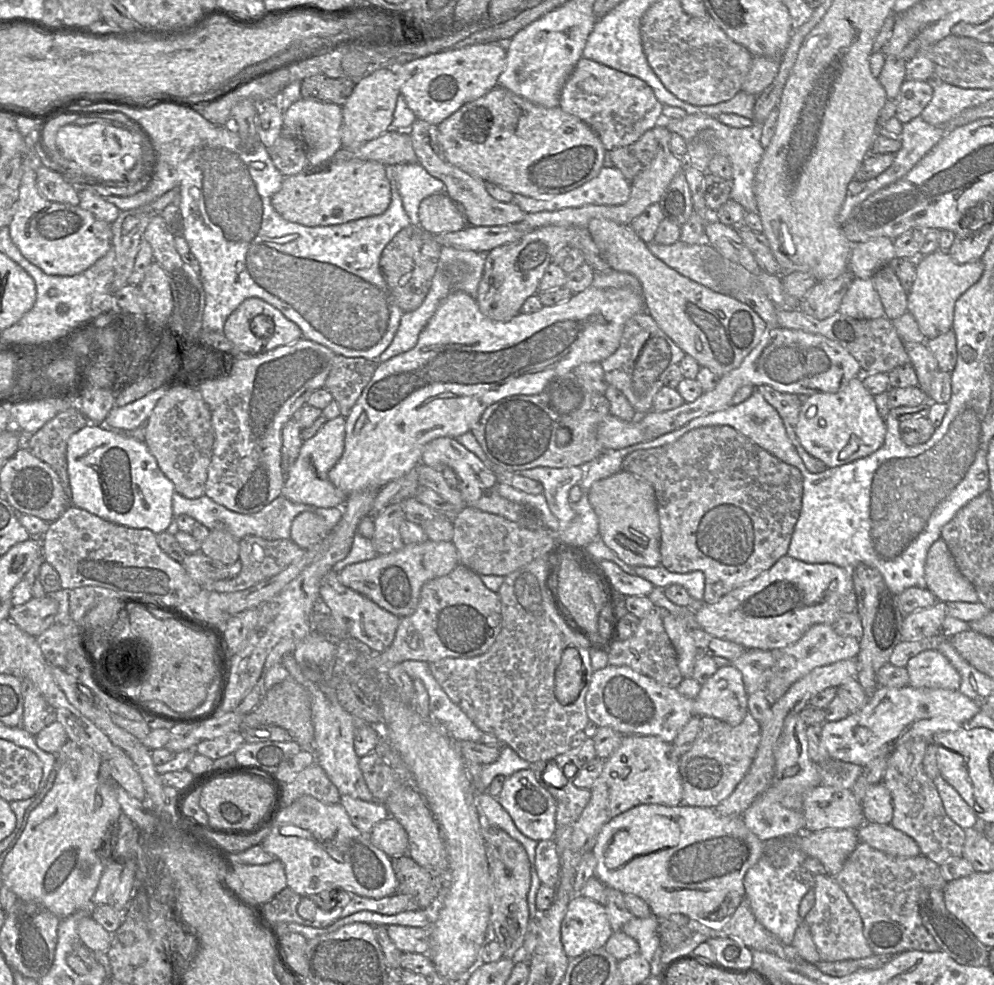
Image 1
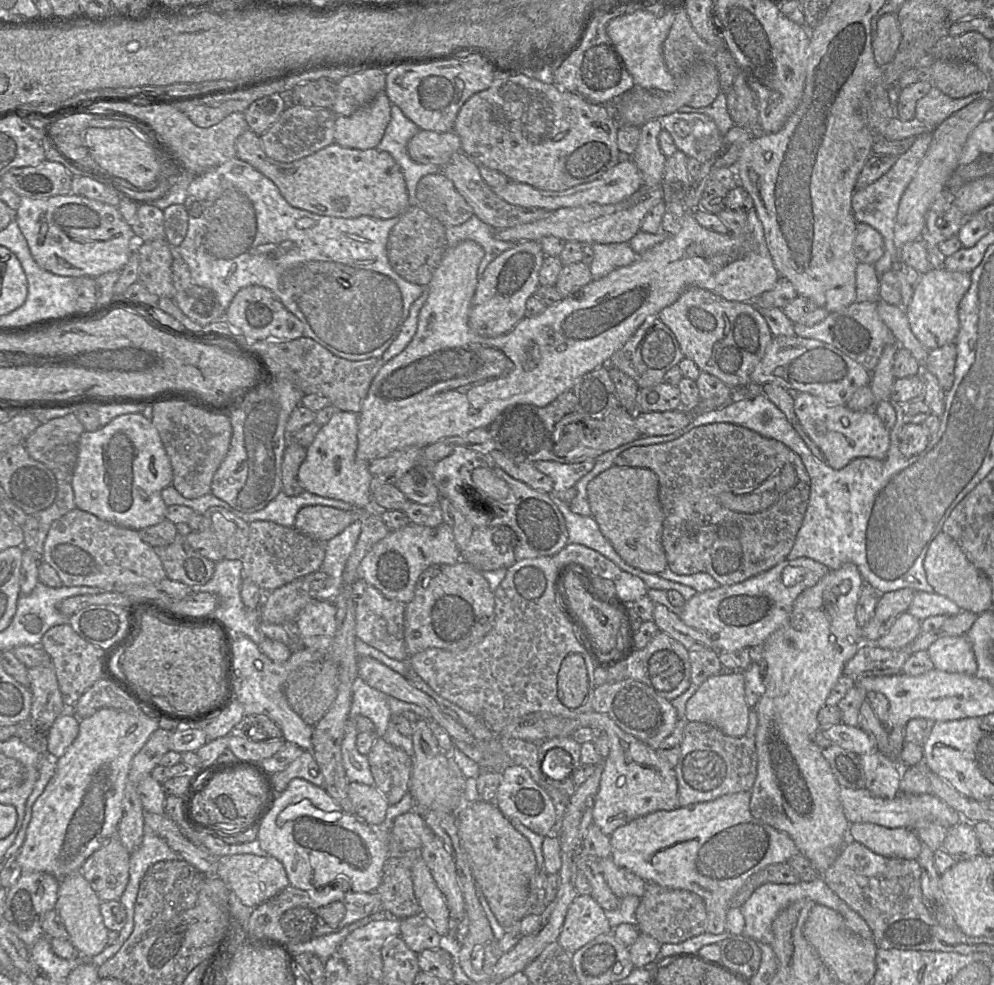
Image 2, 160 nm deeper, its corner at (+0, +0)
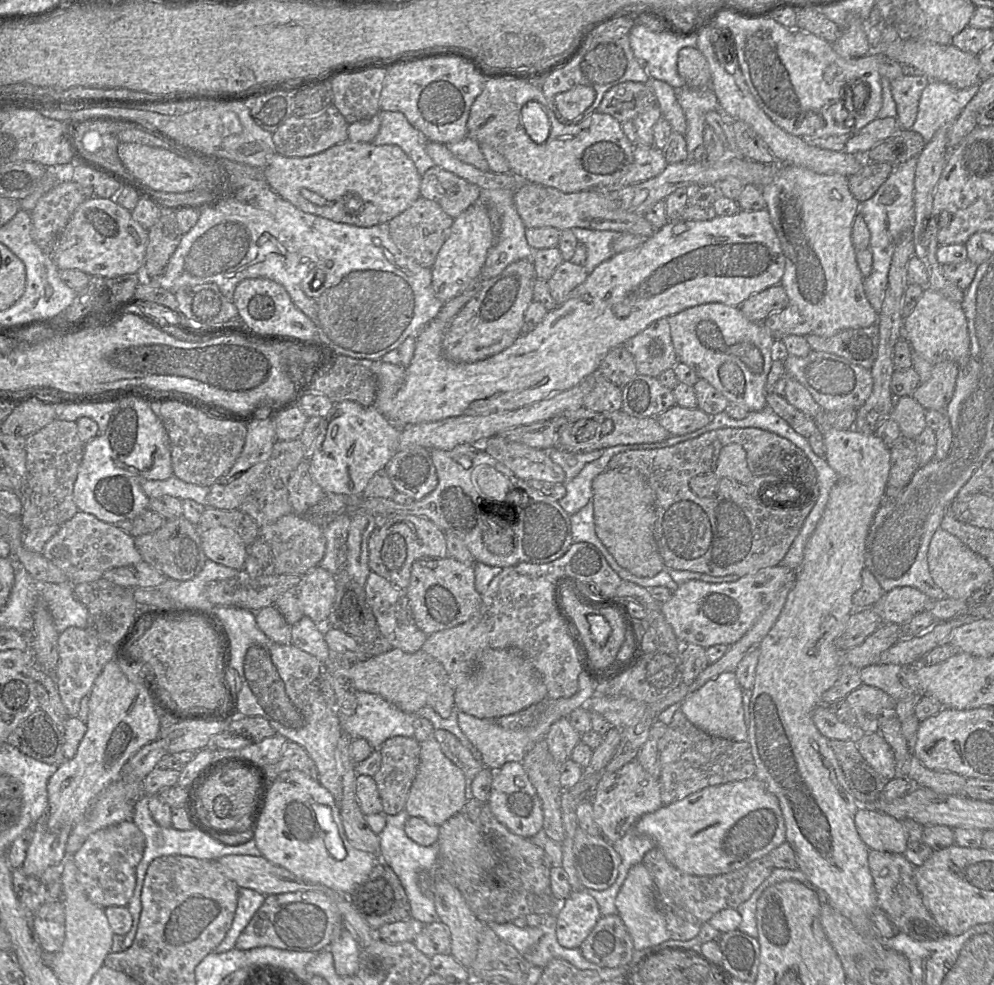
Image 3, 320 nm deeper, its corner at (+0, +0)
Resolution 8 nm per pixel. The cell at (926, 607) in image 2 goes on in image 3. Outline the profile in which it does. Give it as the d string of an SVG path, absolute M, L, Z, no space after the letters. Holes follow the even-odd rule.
M903 586L885 592L872 608L882 623L901 626L917 613L928 610L934 601L914 587Z

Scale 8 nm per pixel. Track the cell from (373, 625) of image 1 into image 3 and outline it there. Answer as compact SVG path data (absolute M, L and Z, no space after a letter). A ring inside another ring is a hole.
M370 572L365 584L366 600L376 618L381 634L395 649L415 653L422 649L428 636L416 625L412 616L406 590L399 589L380 575Z

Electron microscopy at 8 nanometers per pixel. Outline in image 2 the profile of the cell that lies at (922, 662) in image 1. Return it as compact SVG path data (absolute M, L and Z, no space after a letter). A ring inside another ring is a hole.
M965 635L939 638L927 648L927 653L935 669L970 676L976 673L973 648Z

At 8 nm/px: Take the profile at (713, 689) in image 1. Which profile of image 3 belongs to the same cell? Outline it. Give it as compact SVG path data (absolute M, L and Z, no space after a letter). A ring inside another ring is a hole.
M734 671L724 672L690 693L682 701L680 710L694 726L703 732L711 736L742 742L748 737L748 728L744 721L742 692L743 689Z

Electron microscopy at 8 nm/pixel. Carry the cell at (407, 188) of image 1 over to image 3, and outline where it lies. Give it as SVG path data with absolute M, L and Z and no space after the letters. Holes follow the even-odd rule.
M379 111L380 129L371 142L373 145L396 145L412 160L417 172L422 176L435 166L426 152L427 138L414 128L406 117L397 111Z

